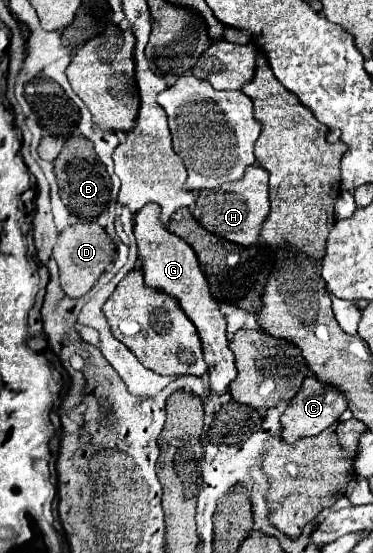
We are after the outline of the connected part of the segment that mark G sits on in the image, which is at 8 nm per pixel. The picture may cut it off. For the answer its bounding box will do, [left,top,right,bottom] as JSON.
[133,203,237,393]

